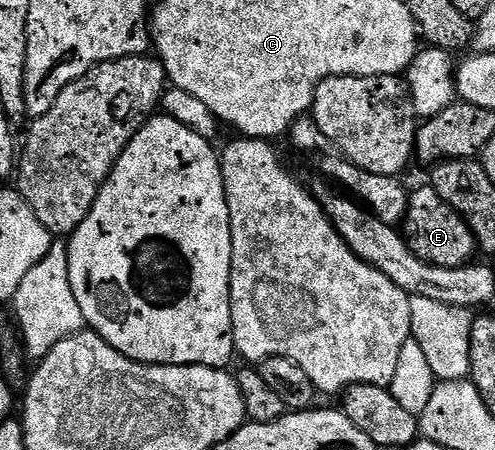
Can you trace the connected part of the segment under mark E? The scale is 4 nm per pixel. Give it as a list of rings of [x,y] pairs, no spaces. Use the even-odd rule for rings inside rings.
[[[431,186],[413,188],[409,197],[409,209],[403,221],[403,235],[409,243],[409,249],[423,262],[431,266],[461,268],[464,264],[474,263],[478,255],[477,240],[471,226],[455,211]]]

